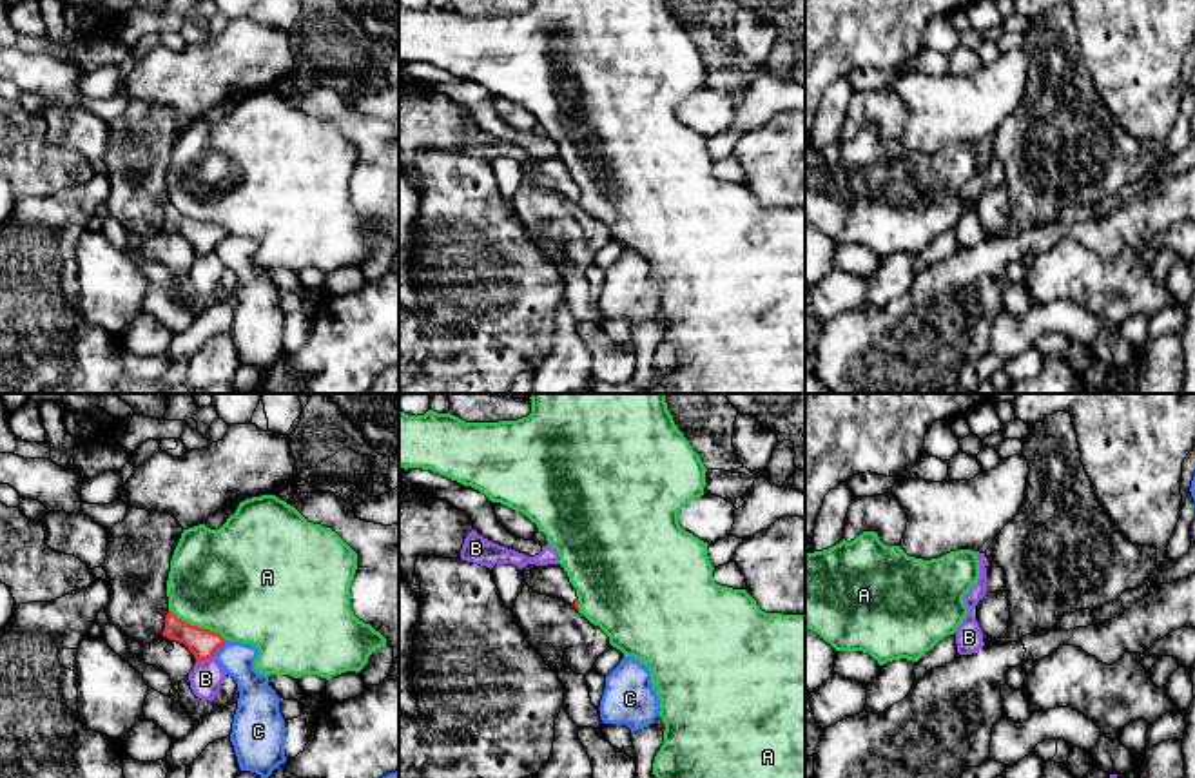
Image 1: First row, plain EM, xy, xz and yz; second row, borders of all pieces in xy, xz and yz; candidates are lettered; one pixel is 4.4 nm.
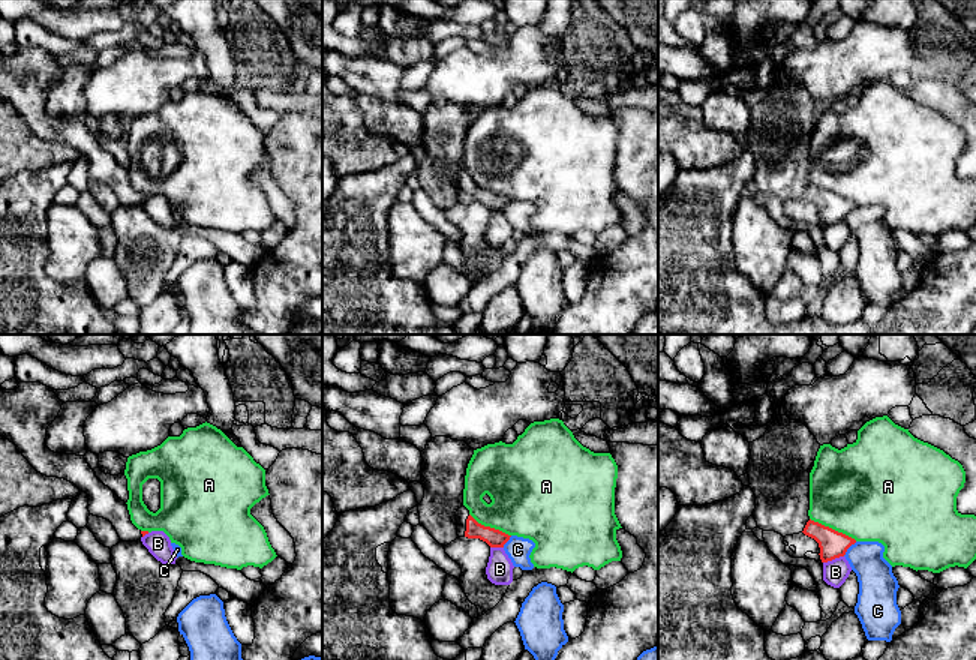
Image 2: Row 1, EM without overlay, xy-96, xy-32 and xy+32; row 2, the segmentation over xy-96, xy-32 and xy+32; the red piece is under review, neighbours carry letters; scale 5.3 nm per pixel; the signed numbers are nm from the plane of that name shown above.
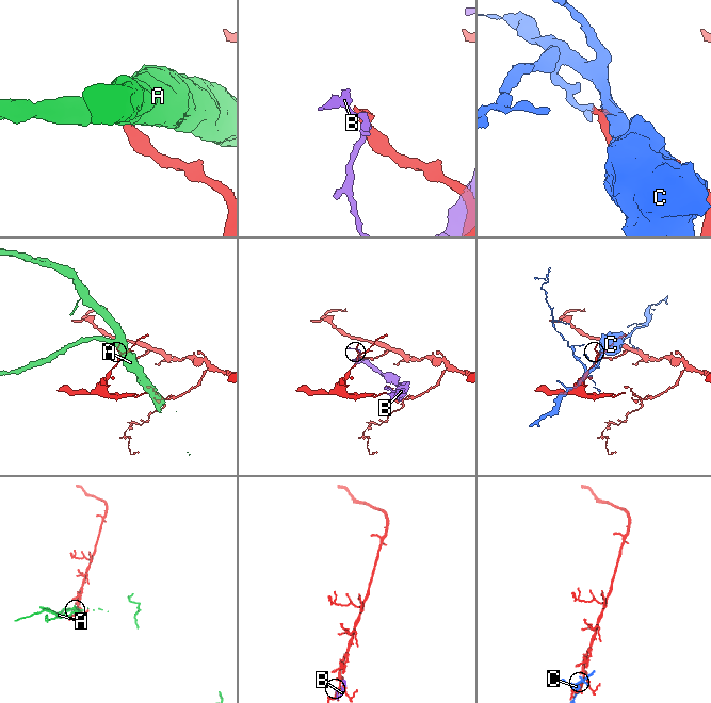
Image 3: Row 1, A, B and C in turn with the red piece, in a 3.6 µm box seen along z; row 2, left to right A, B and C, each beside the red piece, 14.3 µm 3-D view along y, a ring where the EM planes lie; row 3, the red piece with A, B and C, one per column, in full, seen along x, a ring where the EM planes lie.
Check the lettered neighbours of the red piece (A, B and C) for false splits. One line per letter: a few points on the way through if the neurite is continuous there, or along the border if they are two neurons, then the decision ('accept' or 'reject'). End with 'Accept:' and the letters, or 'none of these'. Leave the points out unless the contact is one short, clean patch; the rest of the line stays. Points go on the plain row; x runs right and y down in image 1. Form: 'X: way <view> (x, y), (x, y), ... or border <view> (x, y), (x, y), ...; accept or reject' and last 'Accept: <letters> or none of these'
A: reject
B: reject
C: reject
Accept: none of these

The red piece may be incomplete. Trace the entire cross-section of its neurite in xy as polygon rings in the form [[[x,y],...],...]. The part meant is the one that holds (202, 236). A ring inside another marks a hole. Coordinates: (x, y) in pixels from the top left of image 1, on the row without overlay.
[[[172,205],[165,210],[165,223],[161,229],[170,234],[183,236],[194,248],[196,256],[214,252],[216,245],[227,236],[219,227],[190,219],[178,212]]]

